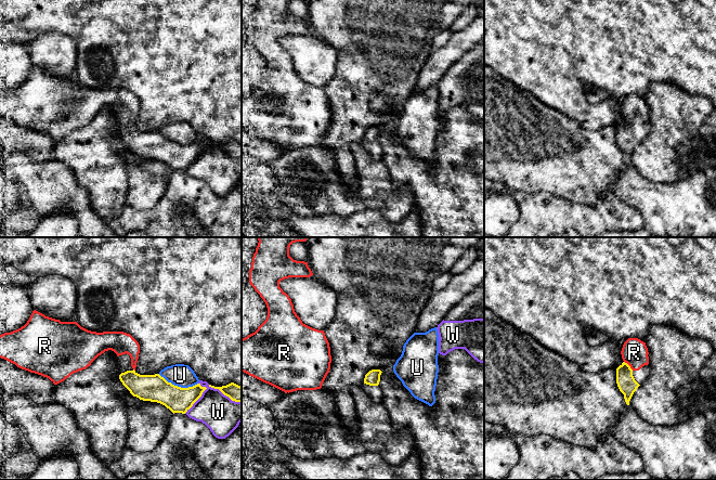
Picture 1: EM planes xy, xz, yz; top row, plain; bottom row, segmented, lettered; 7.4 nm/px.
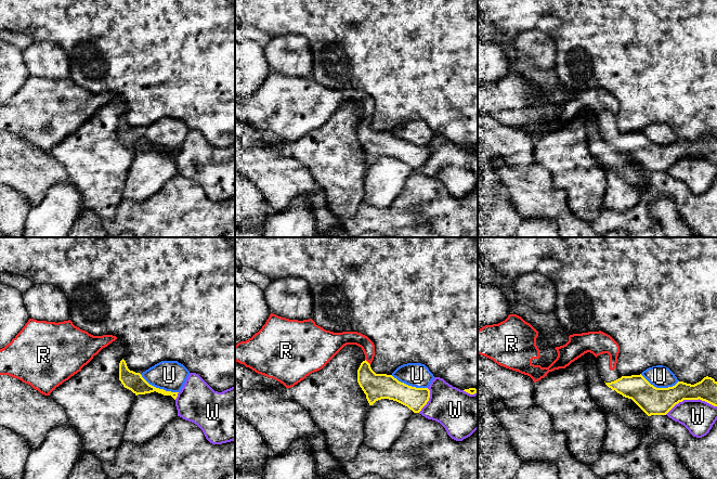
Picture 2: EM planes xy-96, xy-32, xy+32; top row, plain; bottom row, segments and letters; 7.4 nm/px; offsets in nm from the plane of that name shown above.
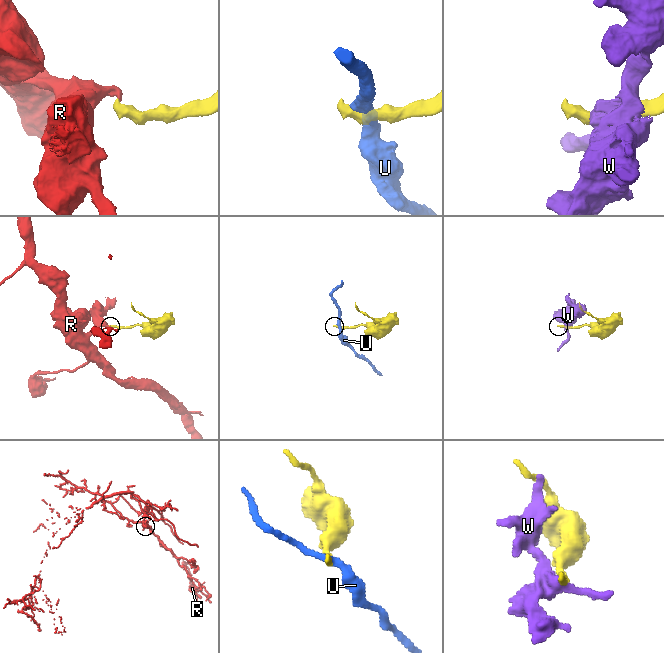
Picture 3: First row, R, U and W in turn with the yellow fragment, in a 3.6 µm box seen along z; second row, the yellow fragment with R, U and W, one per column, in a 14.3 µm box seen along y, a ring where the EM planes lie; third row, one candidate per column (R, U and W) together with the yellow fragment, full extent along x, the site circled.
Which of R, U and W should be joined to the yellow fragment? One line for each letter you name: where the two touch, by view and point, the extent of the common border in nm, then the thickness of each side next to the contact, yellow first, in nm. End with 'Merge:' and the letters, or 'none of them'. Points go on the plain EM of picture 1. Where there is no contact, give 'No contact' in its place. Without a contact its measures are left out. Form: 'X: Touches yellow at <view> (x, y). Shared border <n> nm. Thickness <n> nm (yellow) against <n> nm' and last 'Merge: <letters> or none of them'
R: Touches yellow at yz (628, 122). Shared border 100 nm. Thickness 140 nm (yellow) against 190 nm
Merge: R

